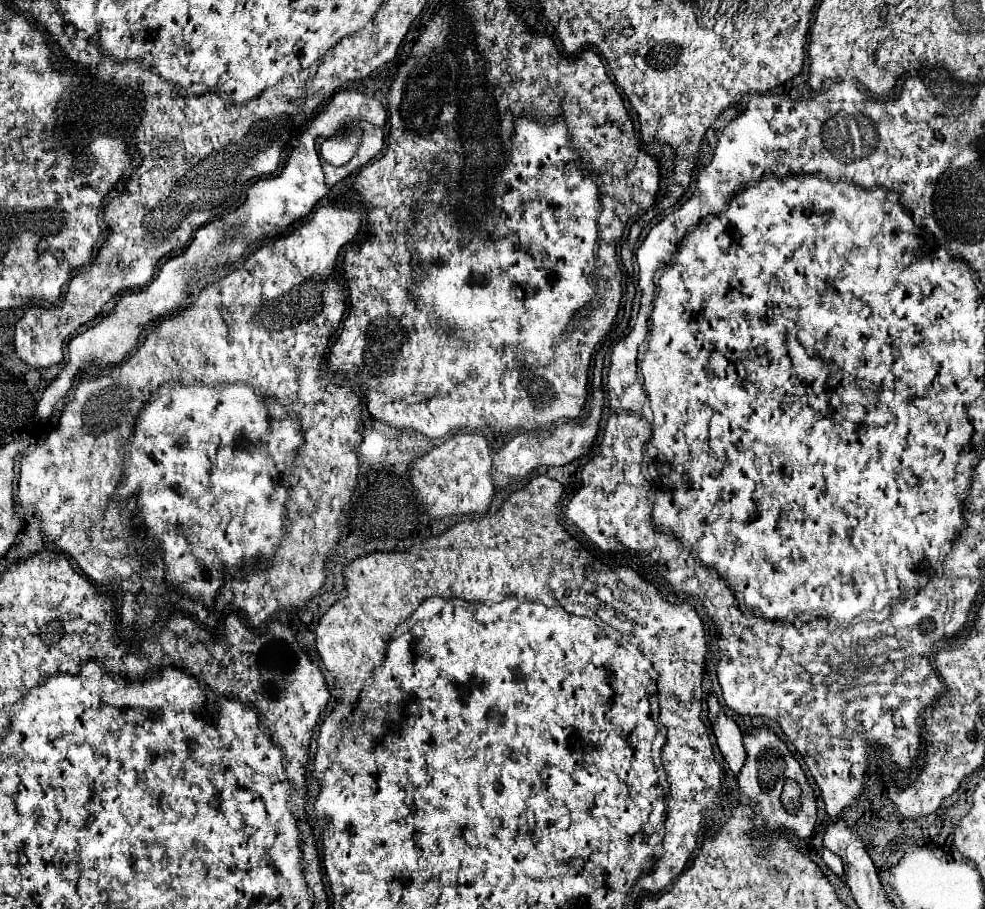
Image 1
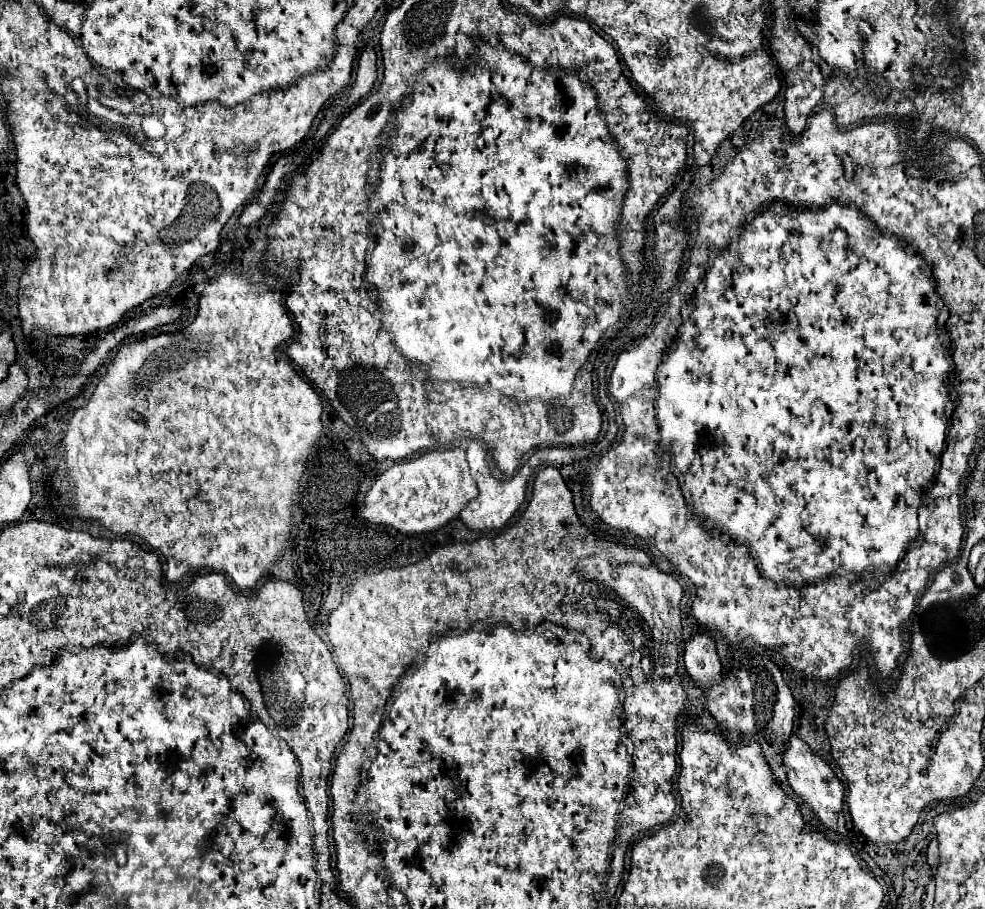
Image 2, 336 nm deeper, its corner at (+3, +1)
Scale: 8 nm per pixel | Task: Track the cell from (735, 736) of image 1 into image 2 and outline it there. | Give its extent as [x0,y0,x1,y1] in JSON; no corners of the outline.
[683,632,721,690]

